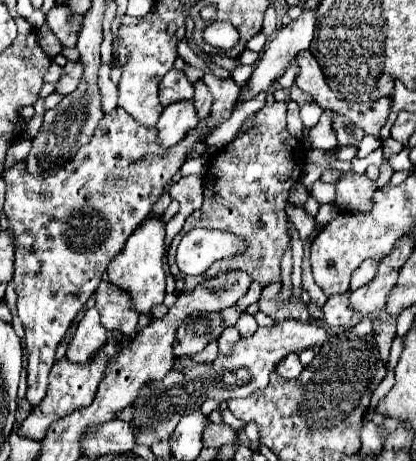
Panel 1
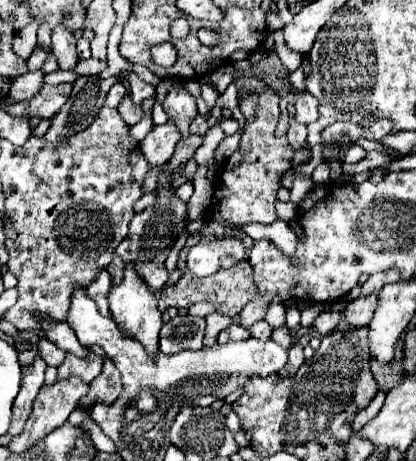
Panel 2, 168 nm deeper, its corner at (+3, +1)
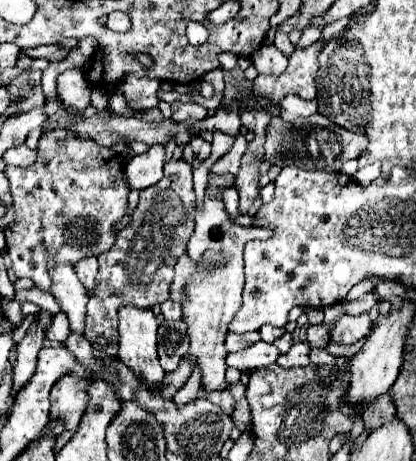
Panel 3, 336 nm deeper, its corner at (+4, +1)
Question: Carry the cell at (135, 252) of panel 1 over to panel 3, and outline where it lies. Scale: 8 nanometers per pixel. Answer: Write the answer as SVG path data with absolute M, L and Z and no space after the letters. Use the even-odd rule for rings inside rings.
M125 306L119 310L119 354L117 358L139 378L147 384L147 388L157 394L157 386L165 378L165 372L157 358L157 320L151 310L141 310L133 306Z

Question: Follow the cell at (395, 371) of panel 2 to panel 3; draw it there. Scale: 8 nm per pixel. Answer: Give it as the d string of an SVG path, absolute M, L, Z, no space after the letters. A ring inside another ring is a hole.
M385 394L373 404L363 406L363 422L365 422L365 432L373 432L387 424L391 418L395 418L395 406L391 402L391 396Z

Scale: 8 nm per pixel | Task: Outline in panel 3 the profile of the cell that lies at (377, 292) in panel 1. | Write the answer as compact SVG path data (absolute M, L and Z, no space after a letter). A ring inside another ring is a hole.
M361 314L361 316L341 316L331 330L331 340L339 342L339 344L355 344L357 340L361 340L367 330L369 330L369 314Z

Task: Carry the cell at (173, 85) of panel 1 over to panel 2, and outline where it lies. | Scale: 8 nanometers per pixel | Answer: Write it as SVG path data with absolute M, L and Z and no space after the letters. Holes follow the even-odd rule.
M174 86L174 88L170 88L170 92L168 92L162 106L164 106L164 112L170 118L174 118L174 122L178 124L180 132L186 138L188 136L188 124L198 114L194 96L184 86Z

